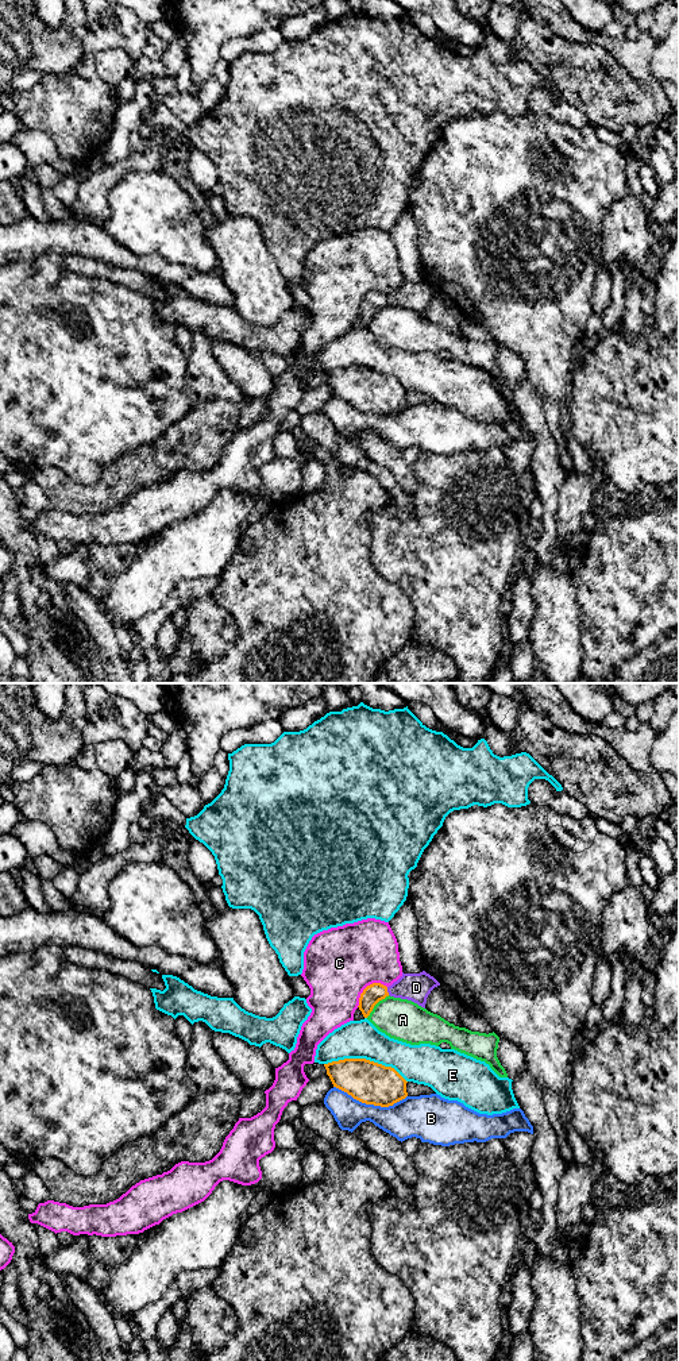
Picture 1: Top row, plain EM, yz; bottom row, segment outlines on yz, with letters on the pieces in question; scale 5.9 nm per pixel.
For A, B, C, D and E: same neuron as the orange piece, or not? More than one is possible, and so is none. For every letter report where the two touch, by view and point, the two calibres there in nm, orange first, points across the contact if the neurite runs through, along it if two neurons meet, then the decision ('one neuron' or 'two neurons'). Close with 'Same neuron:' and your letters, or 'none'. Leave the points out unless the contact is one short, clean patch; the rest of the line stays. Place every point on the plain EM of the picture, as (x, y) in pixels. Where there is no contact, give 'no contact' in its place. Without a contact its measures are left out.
A: yz (375, 312) | 120/240 nm | two neurons
B: yz (370, 412) | 260/220 nm | two neurons
C: yz (366, 296) | 120/420 nm | two neurons
D: yz (386, 300) | 120/170 nm | along yz (386, 296), (389, 303) | two neurons
E: yz (365, 367) | 260/220 nm | two neurons
Same neuron: none

